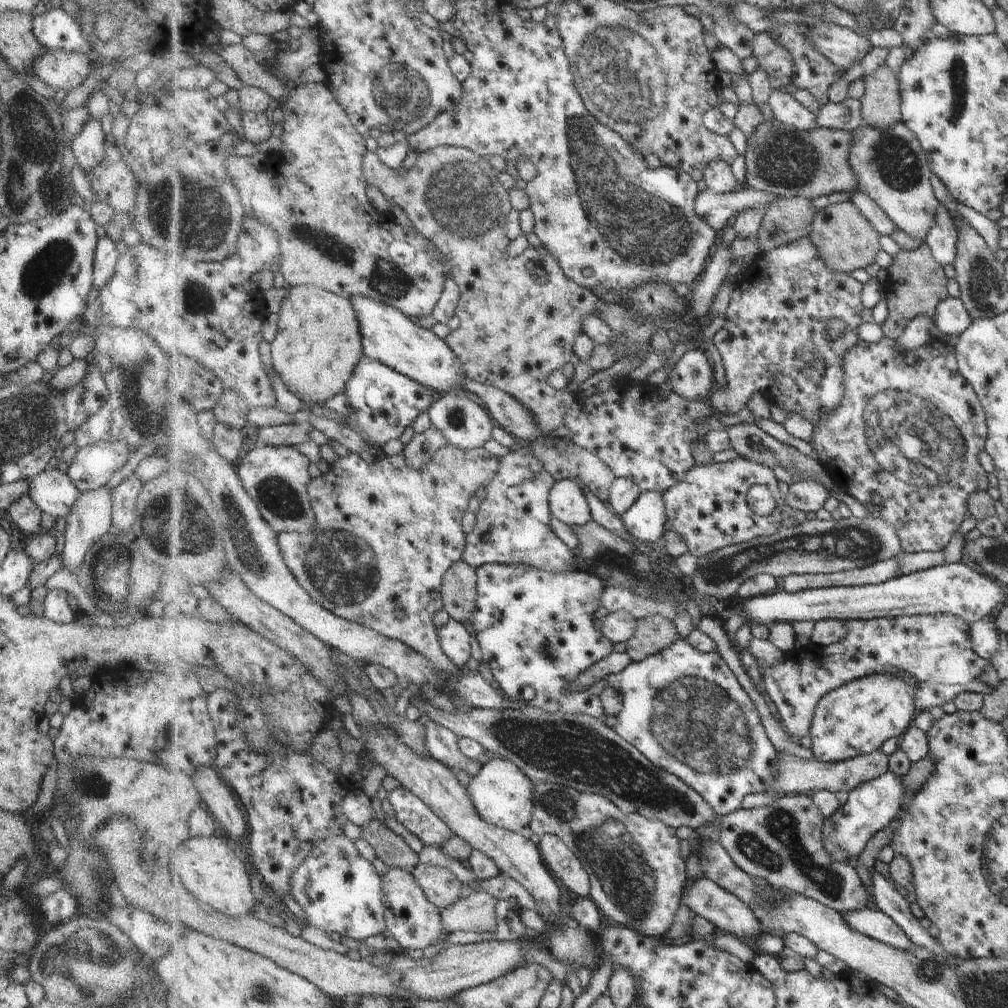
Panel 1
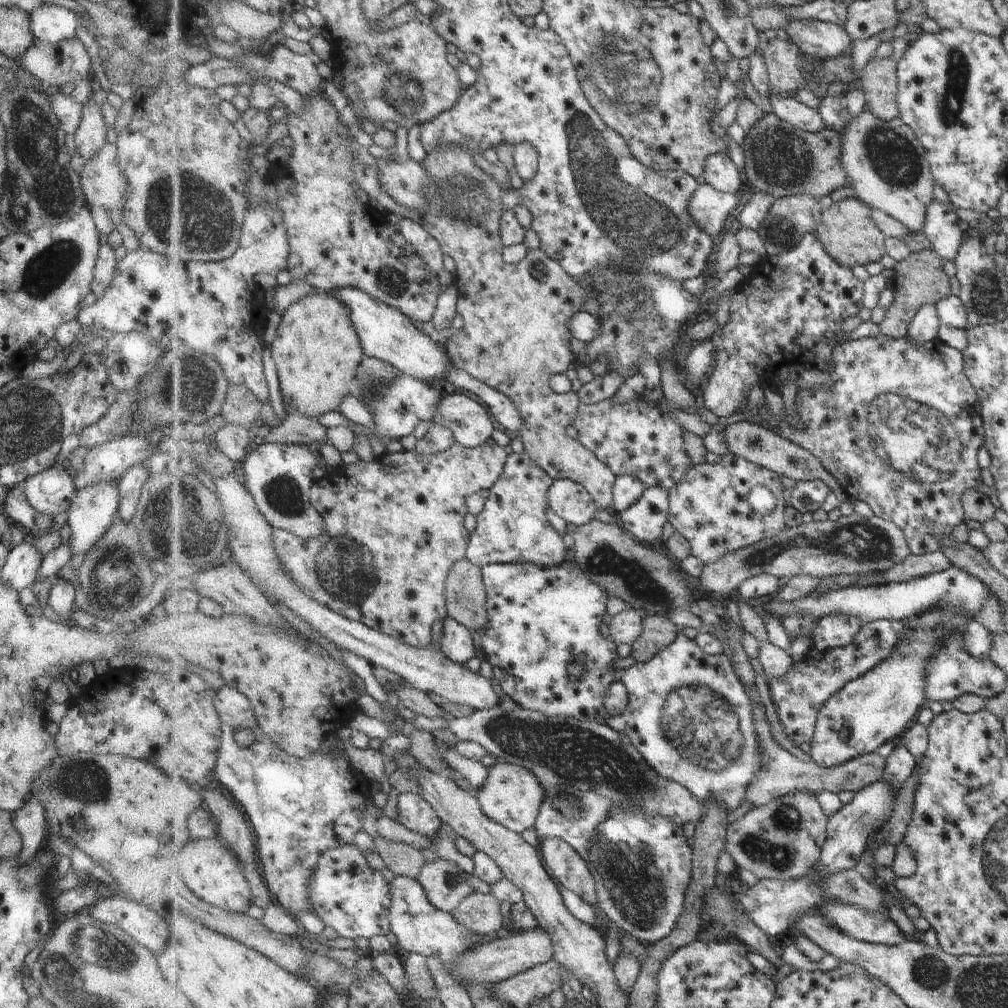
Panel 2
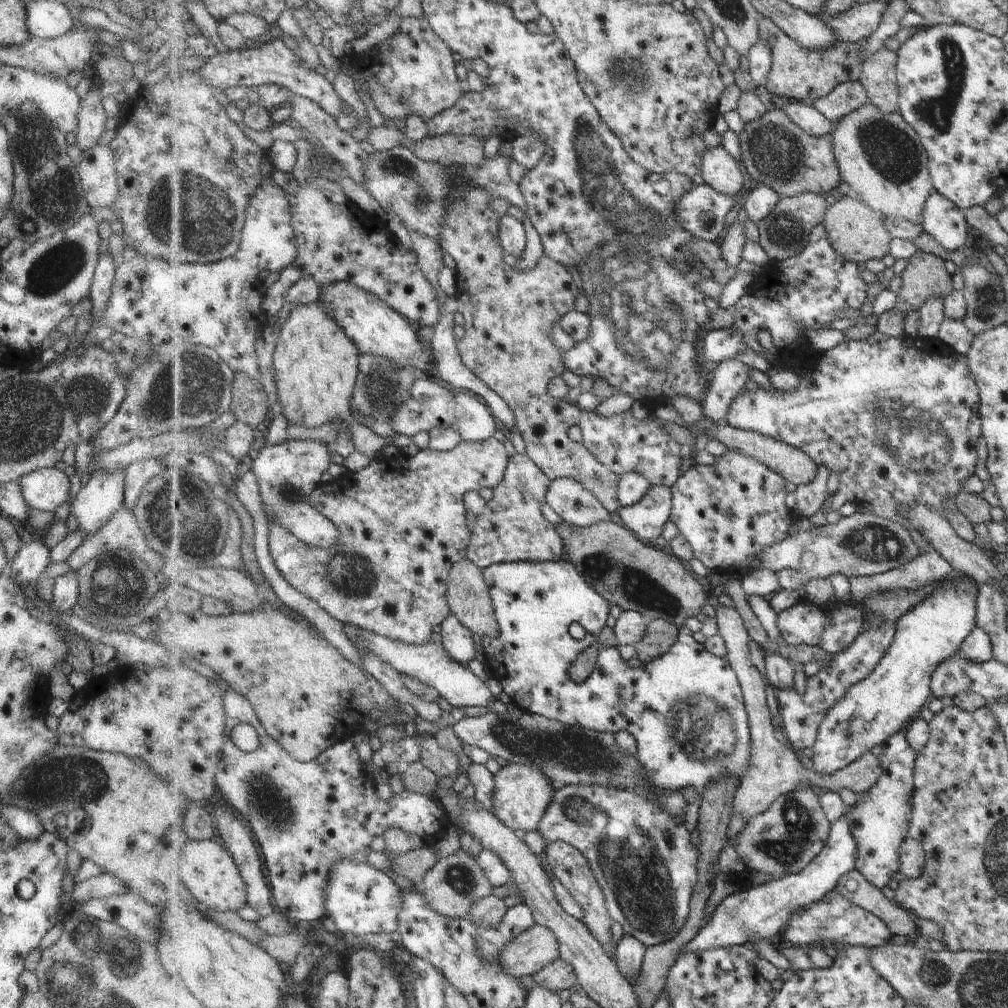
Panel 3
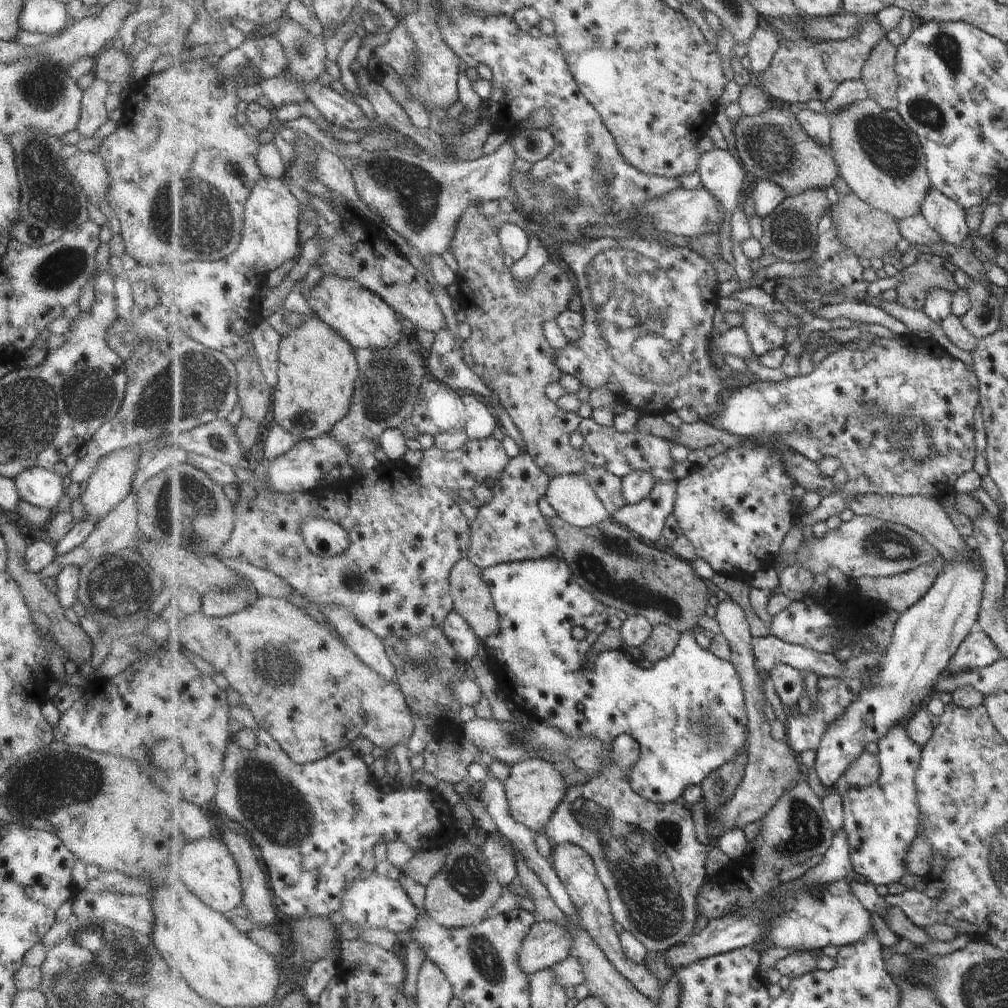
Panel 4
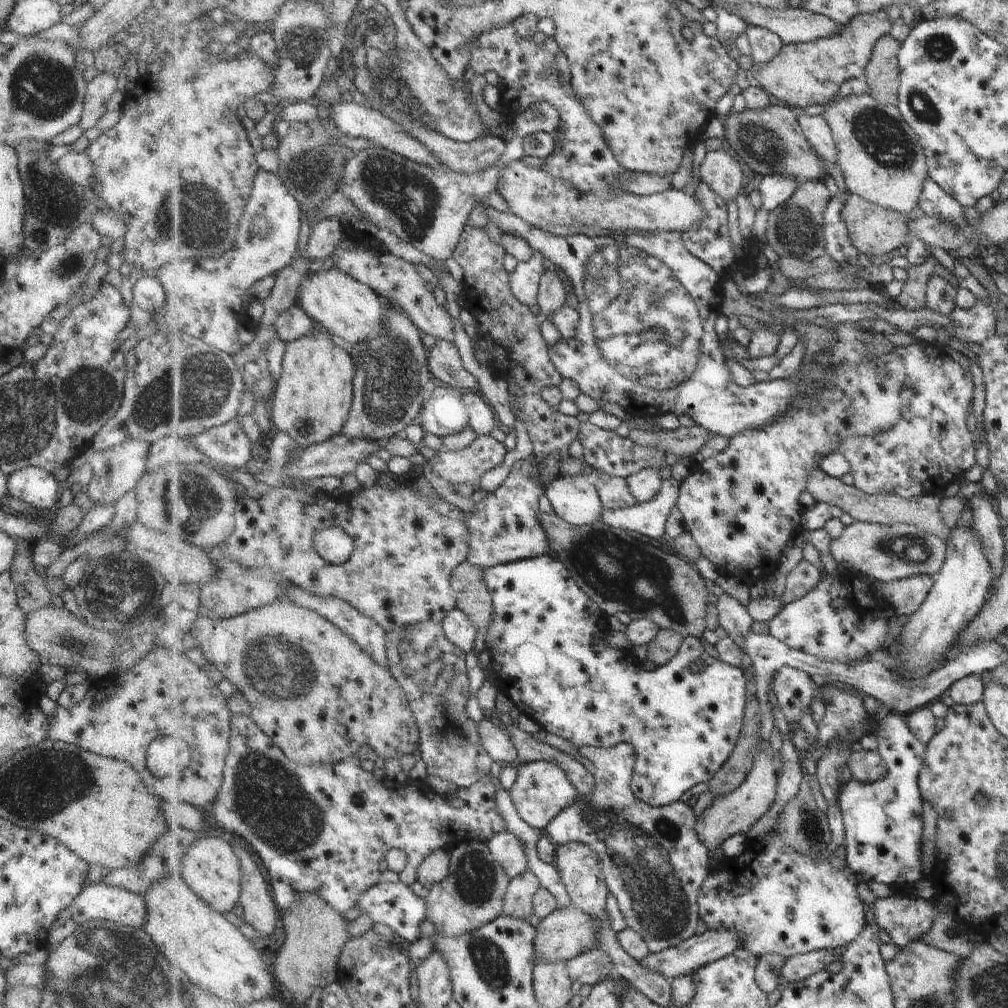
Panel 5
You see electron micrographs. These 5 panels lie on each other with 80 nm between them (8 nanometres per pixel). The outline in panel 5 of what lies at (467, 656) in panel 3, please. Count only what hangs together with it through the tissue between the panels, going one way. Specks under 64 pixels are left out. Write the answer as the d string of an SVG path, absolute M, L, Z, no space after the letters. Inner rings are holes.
M456 606L452 611L449 611L447 618L441 625L449 641L463 649L465 653L472 652L475 648L478 628L465 612Z

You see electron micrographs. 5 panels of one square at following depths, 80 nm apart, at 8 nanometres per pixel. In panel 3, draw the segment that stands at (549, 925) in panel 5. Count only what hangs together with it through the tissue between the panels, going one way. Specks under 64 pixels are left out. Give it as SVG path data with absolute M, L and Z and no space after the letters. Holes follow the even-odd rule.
M539 923L513 939L502 951L506 971L522 980L527 980L561 958L556 932Z

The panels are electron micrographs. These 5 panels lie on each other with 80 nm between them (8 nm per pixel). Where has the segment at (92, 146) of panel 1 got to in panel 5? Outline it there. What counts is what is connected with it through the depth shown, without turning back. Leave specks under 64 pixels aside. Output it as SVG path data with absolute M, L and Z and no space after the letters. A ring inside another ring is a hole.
M98 72L96 76L86 82L82 115L78 120L78 126L82 130L92 127L106 111L105 102L113 91L121 86L120 75L112 72Z

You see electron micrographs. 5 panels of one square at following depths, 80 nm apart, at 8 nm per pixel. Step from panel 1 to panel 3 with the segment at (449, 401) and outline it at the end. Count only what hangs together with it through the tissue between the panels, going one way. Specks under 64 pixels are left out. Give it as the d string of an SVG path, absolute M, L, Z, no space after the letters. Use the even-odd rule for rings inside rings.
M463 390L455 391L458 402L458 415L460 424L457 426L463 441L485 442L493 438L497 424L491 416L491 408L483 402L475 400L473 396L465 394Z

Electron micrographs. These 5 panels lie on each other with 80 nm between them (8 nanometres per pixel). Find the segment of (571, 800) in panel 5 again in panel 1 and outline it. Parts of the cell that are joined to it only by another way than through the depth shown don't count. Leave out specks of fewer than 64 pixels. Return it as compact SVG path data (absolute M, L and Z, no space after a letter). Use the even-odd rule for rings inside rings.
M496 757L482 766L481 772L470 779L467 786L469 796L478 813L489 824L521 832L521 828L530 826L535 812L535 783L513 762Z

